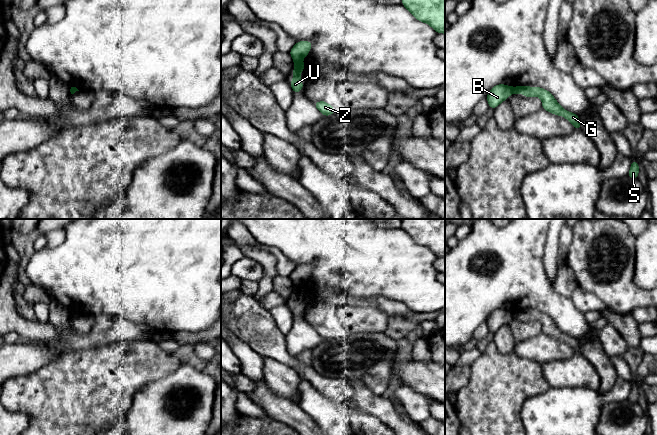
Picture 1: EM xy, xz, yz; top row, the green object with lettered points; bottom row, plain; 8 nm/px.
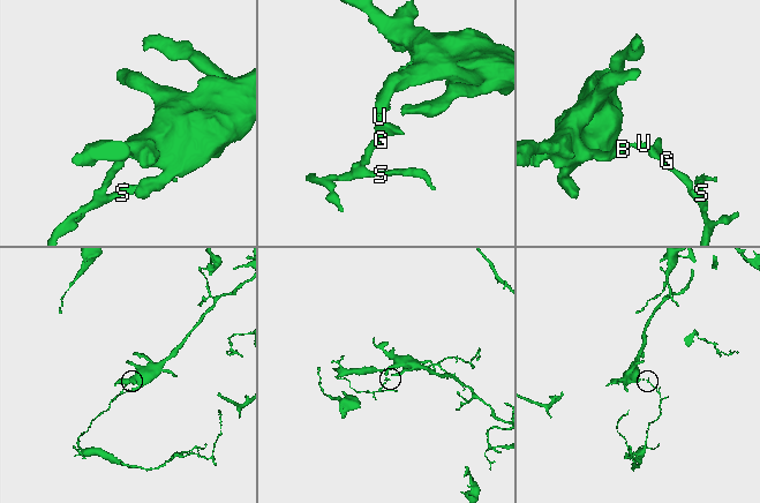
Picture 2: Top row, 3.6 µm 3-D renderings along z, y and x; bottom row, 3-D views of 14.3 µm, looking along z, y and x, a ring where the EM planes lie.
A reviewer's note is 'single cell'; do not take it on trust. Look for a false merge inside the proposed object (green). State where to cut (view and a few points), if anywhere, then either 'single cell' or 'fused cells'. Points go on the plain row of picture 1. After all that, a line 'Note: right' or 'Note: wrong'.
cut in xz along (300, 284), (295, 286); fused cells
Note: wrong

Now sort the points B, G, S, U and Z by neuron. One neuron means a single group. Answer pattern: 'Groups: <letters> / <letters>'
Groups: B / G S U Z

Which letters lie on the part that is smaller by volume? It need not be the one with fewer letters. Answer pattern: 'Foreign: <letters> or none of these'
Foreign: G, S, U, Z

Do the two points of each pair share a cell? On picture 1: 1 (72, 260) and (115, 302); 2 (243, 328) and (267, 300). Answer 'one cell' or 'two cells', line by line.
1: one cell
2: two cells

